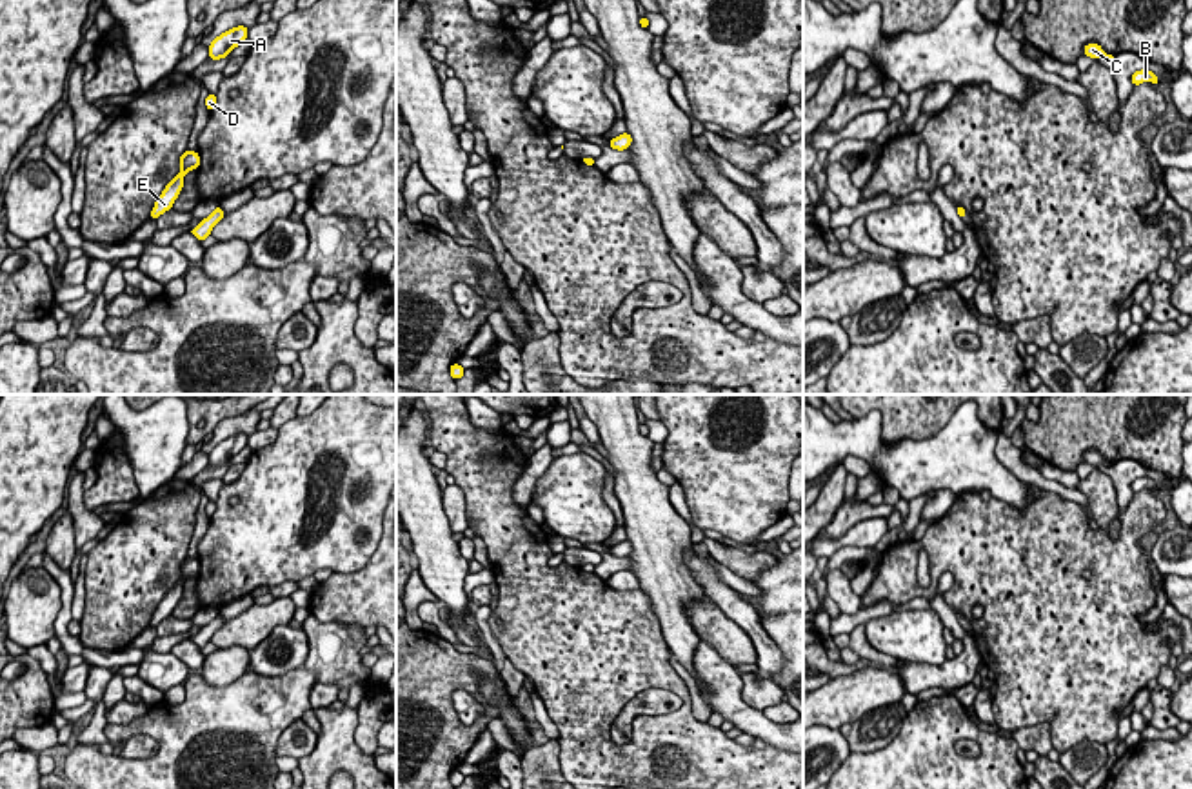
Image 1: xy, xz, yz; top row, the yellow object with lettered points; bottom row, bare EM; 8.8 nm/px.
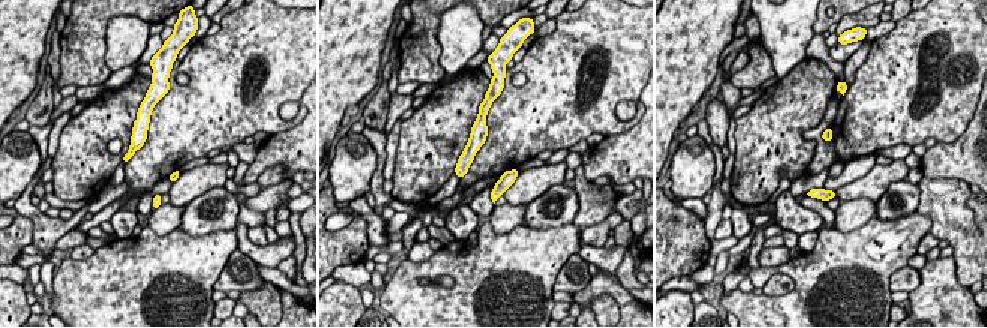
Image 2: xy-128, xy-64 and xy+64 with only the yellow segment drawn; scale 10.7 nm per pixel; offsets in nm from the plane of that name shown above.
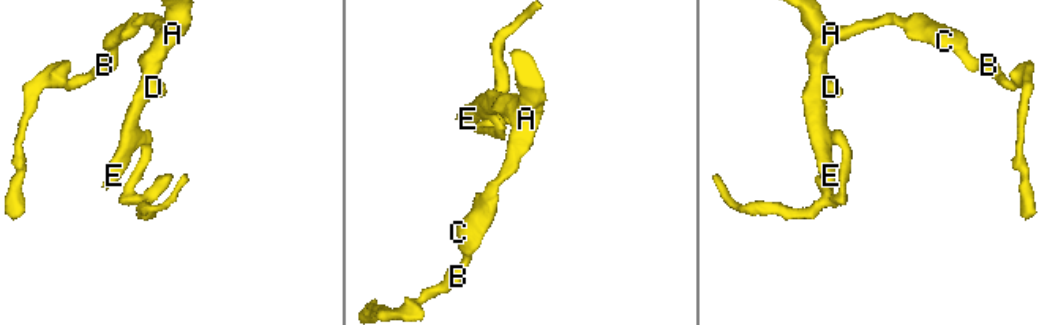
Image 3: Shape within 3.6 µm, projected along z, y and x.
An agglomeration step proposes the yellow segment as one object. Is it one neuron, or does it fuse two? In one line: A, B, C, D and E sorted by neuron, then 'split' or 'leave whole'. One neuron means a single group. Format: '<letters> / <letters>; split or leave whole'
A B C D E; leave whole

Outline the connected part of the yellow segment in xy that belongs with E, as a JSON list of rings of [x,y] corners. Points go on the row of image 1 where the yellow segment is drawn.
[[[185,149],[184,155],[180,156],[180,173],[165,185],[162,195],[156,198],[154,207],[151,211],[151,218],[156,220],[160,215],[164,215],[173,207],[174,200],[178,198],[184,187],[184,176],[189,171],[198,169],[198,165],[200,165],[200,155],[196,151]]]

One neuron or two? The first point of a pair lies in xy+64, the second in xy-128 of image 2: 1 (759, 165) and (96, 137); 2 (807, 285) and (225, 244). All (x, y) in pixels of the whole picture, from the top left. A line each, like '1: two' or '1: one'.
1: one
2: one

